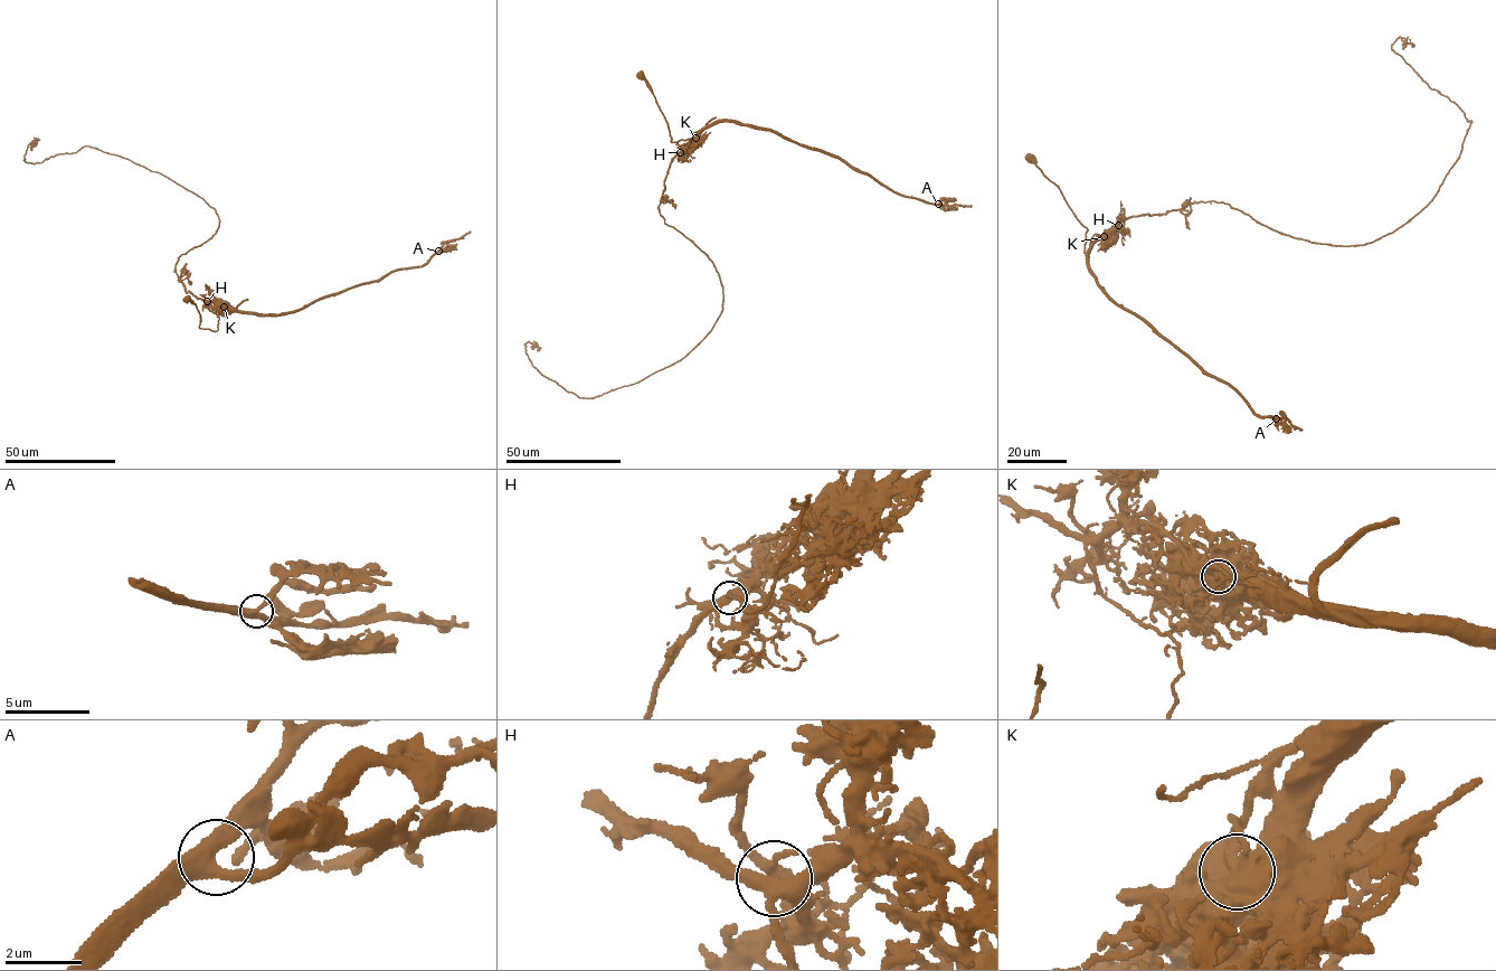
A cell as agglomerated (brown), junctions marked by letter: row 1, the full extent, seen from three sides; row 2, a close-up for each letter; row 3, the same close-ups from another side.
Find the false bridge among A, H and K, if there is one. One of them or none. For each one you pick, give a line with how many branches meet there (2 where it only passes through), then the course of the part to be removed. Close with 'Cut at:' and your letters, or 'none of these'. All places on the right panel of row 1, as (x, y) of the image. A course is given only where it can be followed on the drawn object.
K: 3 | (1104, 236), (1212, 200), (1312, 243), (1391, 233), (1437, 192), (1471, 122), (1392, 49), (1398, 38), (1402, 49)
Cut at: K

